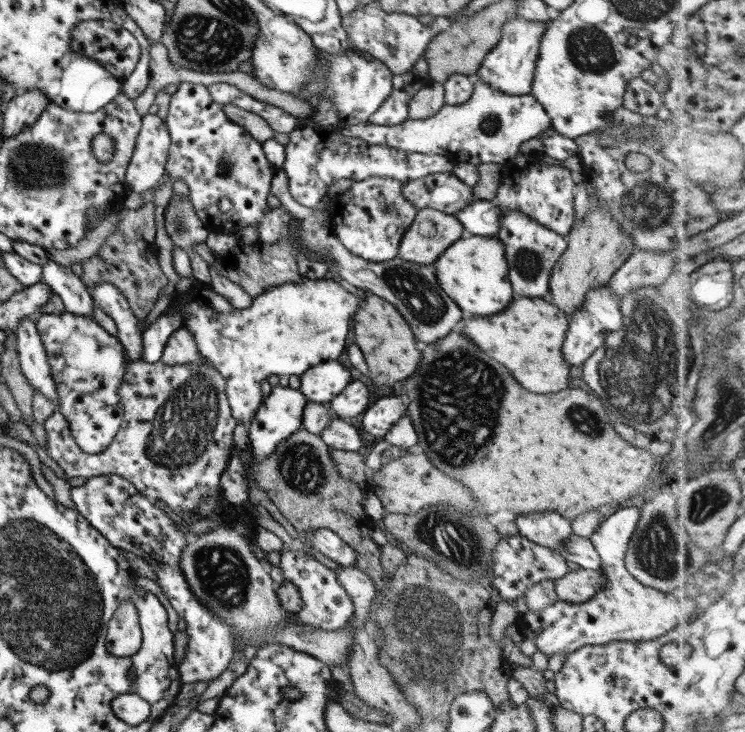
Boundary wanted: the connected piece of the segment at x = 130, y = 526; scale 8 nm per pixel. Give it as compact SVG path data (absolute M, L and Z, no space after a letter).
M99 475L86 478L81 486L70 488L70 499L77 512L99 531L115 548L131 552L151 566L156 583L169 605L185 620L188 642L184 658L179 660L178 674L182 683L211 682L217 678L234 656L235 630L209 612L189 592L185 578L179 570L179 558L189 537L177 528L169 516L153 505L128 480L117 475Z

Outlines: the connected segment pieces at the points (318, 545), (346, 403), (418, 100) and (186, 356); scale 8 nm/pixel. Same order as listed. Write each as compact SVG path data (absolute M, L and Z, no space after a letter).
M318 528L317 532L310 532L306 539L309 539L310 548L321 552L337 565L353 567L353 563L357 559L357 553L332 530Z
M352 380L337 396L328 403L328 407L344 420L361 414L368 407L369 391L360 381Z
M432 82L421 88L407 103L407 119L425 119L436 114L444 106L443 86Z
M180 327L169 335L159 362L165 364L165 366L201 364L203 362L198 353L193 335L187 327Z

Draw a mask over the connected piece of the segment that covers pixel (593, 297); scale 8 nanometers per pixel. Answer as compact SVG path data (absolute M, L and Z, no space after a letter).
M607 285L590 288L582 305L568 317L568 327L563 339L561 356L565 356L569 366L584 364L590 354L601 346L605 332L615 332L622 326L619 302Z

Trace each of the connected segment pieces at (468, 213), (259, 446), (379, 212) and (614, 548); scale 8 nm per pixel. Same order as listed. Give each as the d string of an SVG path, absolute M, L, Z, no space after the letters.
M471 201L461 212L455 212L453 216L463 227L465 235L490 236L499 232L501 224L501 209L492 201Z
M276 385L270 387L267 396L261 397L261 401L252 419L246 424L246 437L248 438L249 451L256 456L257 460L263 460L275 447L285 440L293 432L302 428L302 410L306 398L299 389L292 389Z
M373 176L359 182L352 181L345 192L330 196L327 224L351 254L373 262L391 260L397 256L401 237L418 212L401 196L401 183L391 178Z
M623 507L612 512L590 536L591 544L601 558L607 582L597 594L587 601L555 603L526 614L518 614L515 626L522 639L532 640L535 647L548 657L552 654L569 654L584 645L603 645L613 641L644 642L657 639L673 630L675 626L689 625L702 613L702 603L695 593L663 593L642 586L627 574L624 556L627 543L639 520L640 509Z

